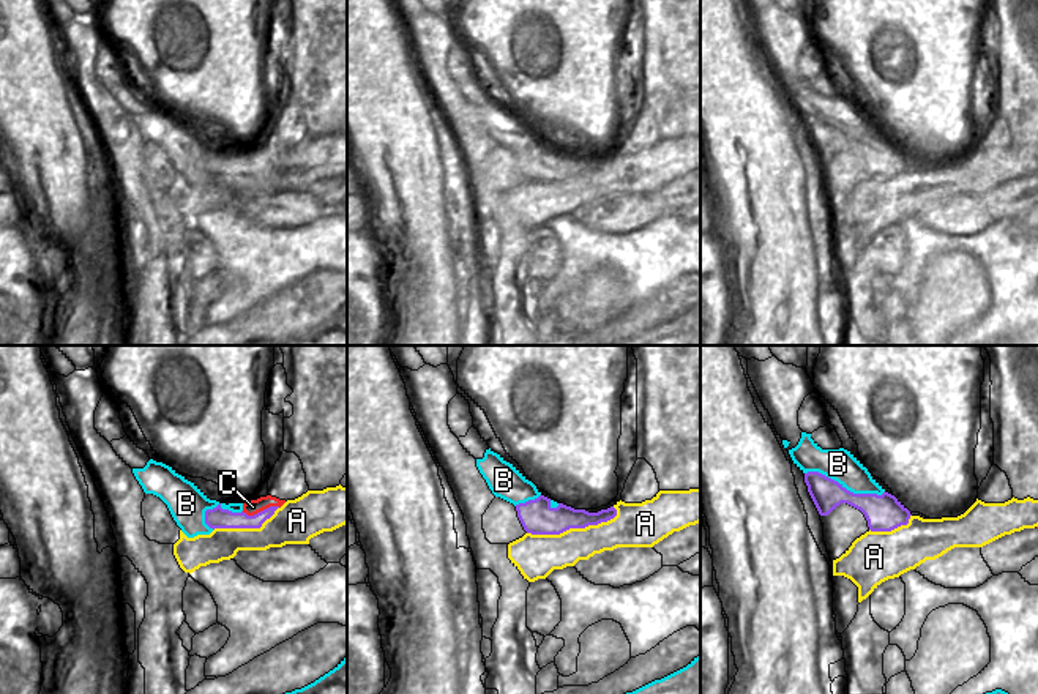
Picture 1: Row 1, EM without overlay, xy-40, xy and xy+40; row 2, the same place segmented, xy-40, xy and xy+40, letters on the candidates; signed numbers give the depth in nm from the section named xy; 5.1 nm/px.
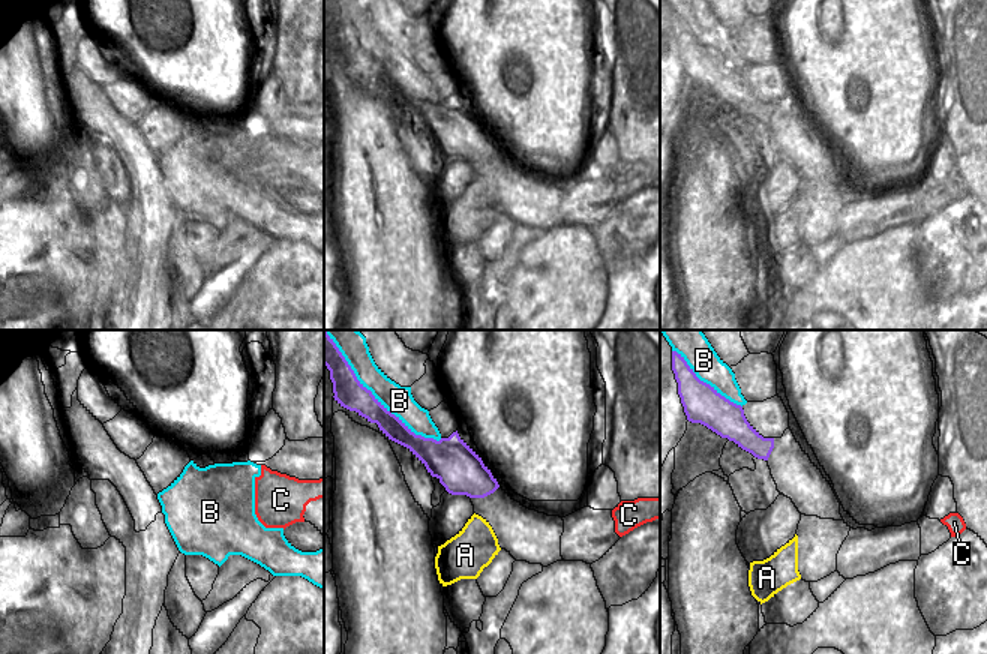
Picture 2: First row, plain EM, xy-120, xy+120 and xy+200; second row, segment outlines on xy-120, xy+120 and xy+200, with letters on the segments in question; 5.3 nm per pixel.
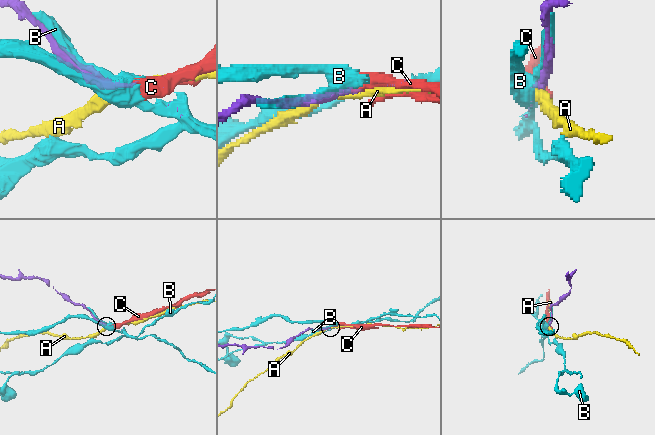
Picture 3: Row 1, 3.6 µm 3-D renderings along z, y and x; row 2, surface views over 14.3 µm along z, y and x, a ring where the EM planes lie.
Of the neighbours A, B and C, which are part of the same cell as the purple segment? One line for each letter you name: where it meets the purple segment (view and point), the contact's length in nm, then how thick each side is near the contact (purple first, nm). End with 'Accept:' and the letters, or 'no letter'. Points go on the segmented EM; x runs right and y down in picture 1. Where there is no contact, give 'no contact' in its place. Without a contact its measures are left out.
Accept: no letter

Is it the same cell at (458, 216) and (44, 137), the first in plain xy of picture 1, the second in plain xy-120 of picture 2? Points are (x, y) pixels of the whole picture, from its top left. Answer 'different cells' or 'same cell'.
same cell

